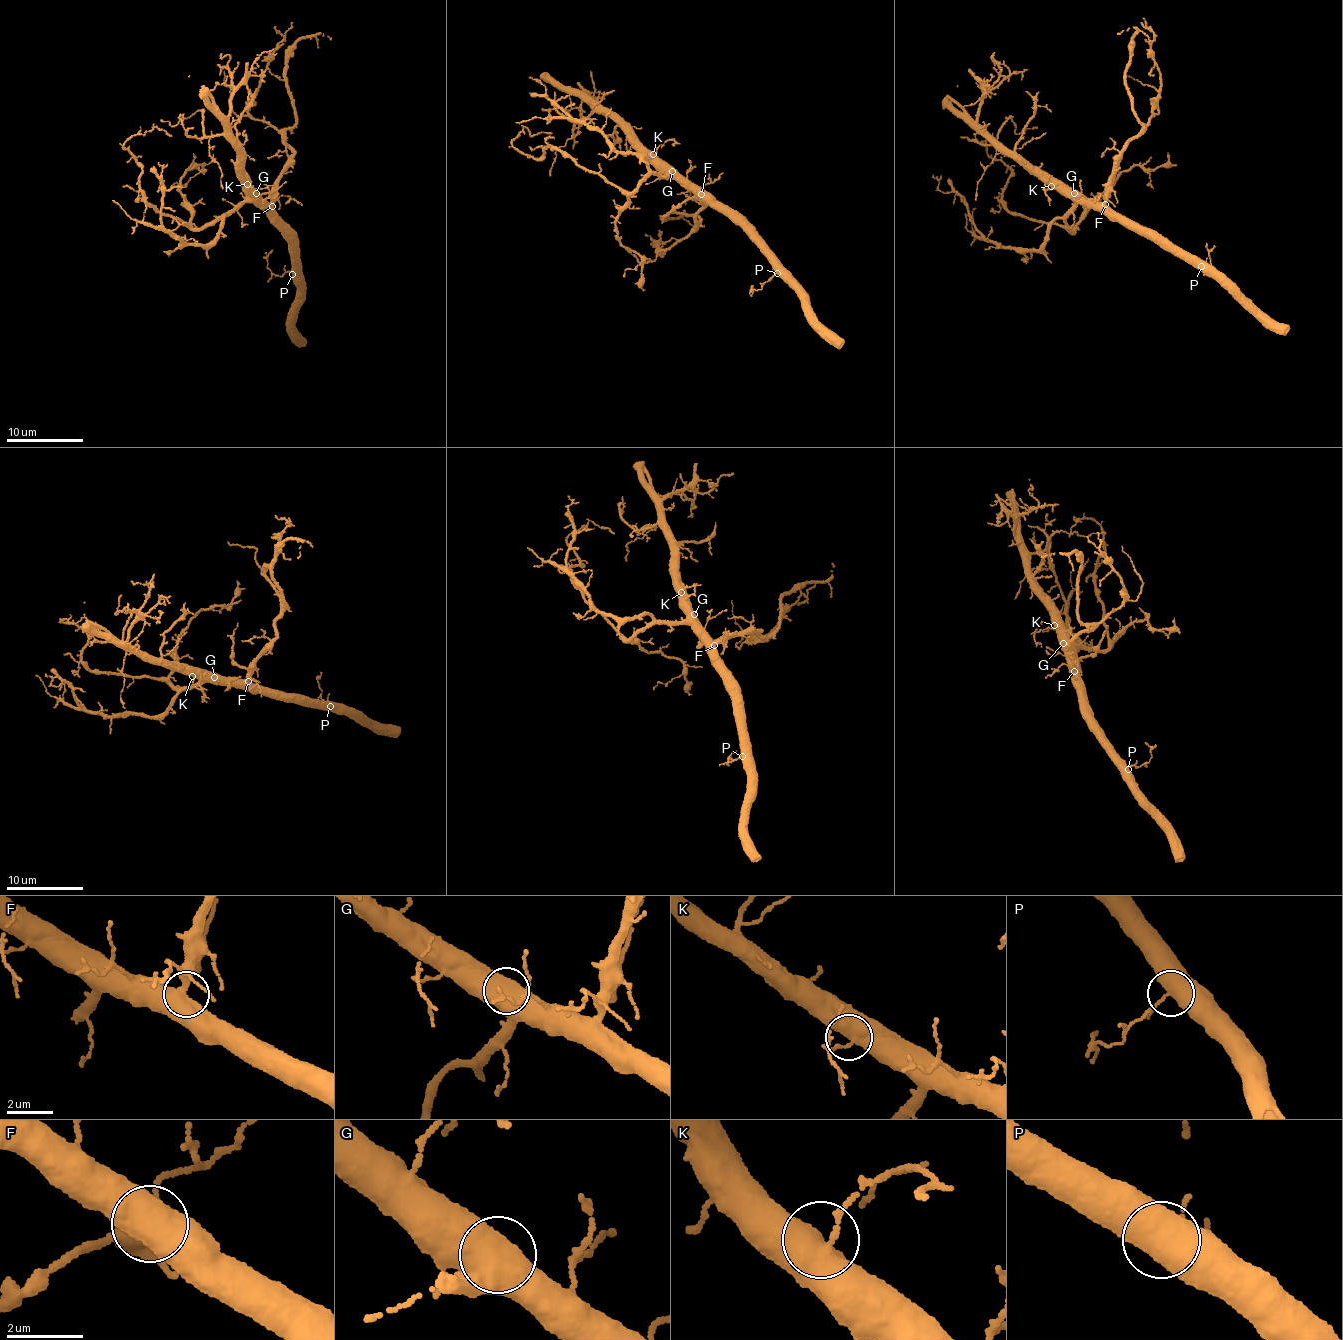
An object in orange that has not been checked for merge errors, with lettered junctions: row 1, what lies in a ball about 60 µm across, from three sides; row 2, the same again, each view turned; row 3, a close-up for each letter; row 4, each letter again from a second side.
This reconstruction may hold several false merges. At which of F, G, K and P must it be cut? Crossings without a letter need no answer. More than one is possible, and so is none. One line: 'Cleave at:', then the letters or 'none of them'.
Cleave at: none of them

